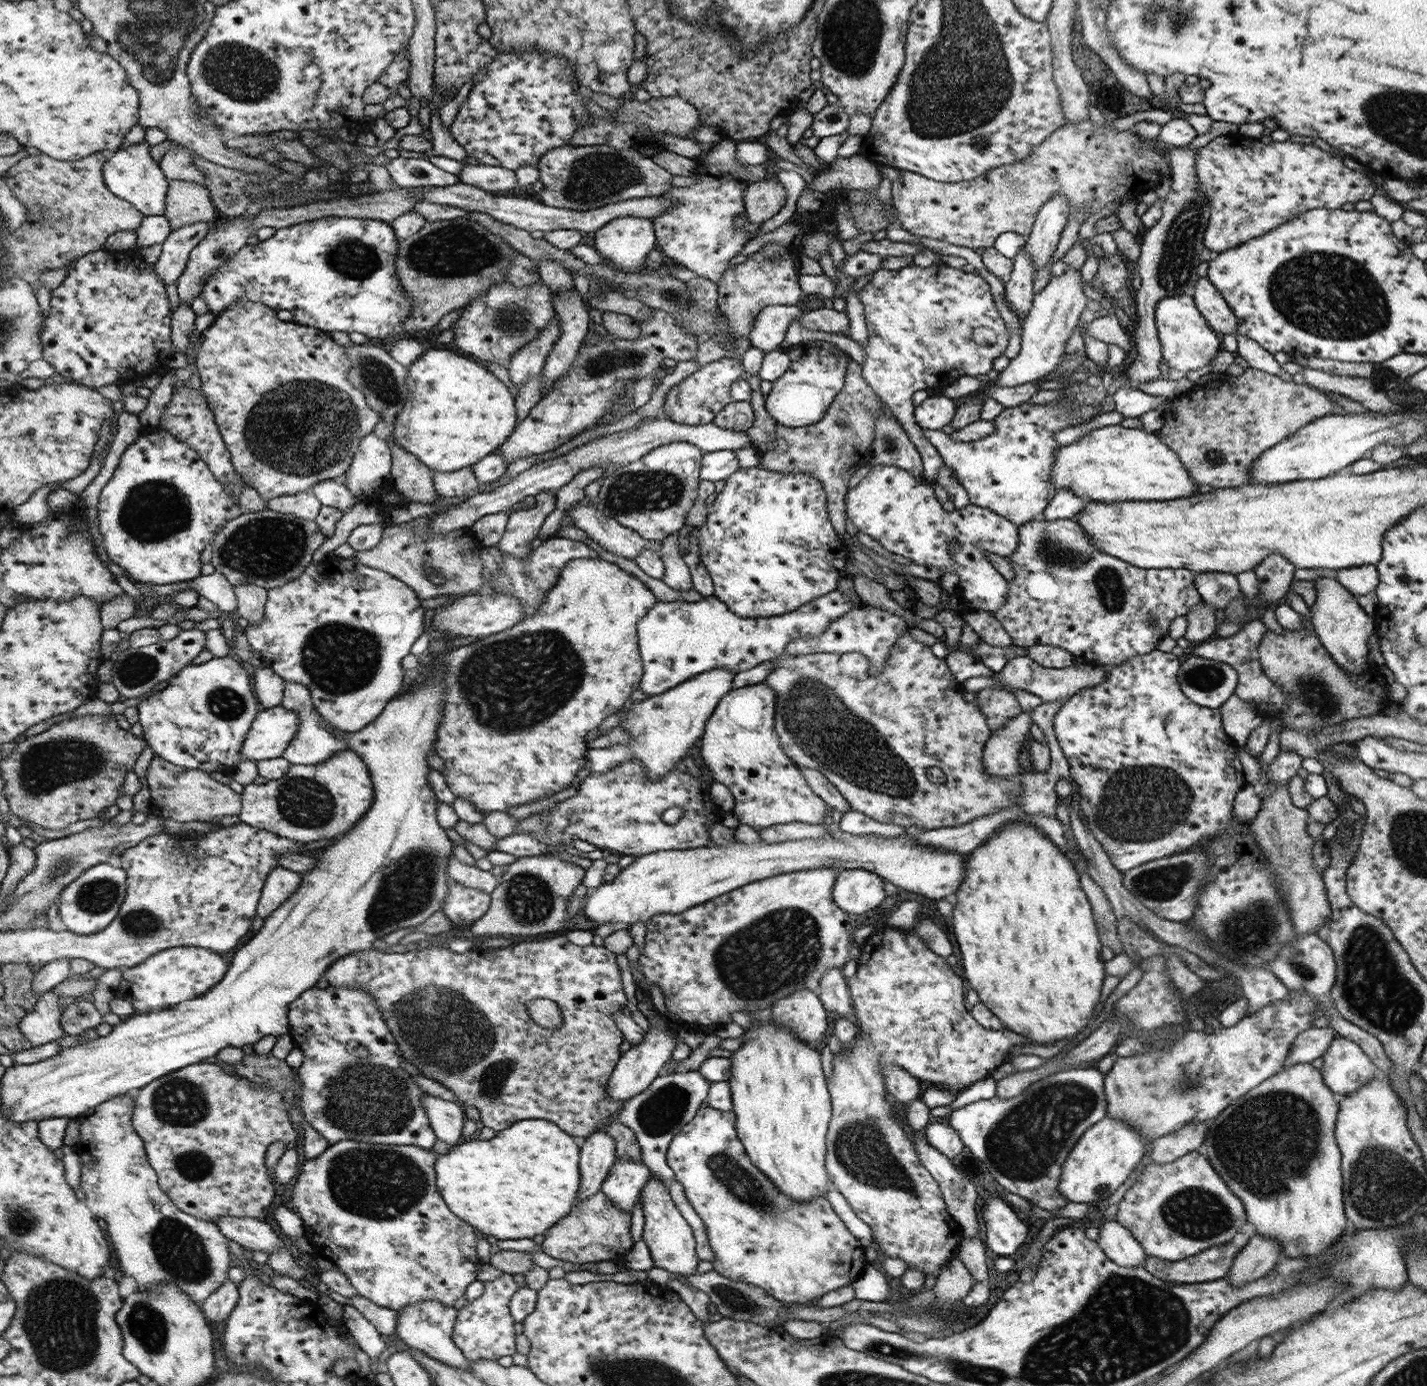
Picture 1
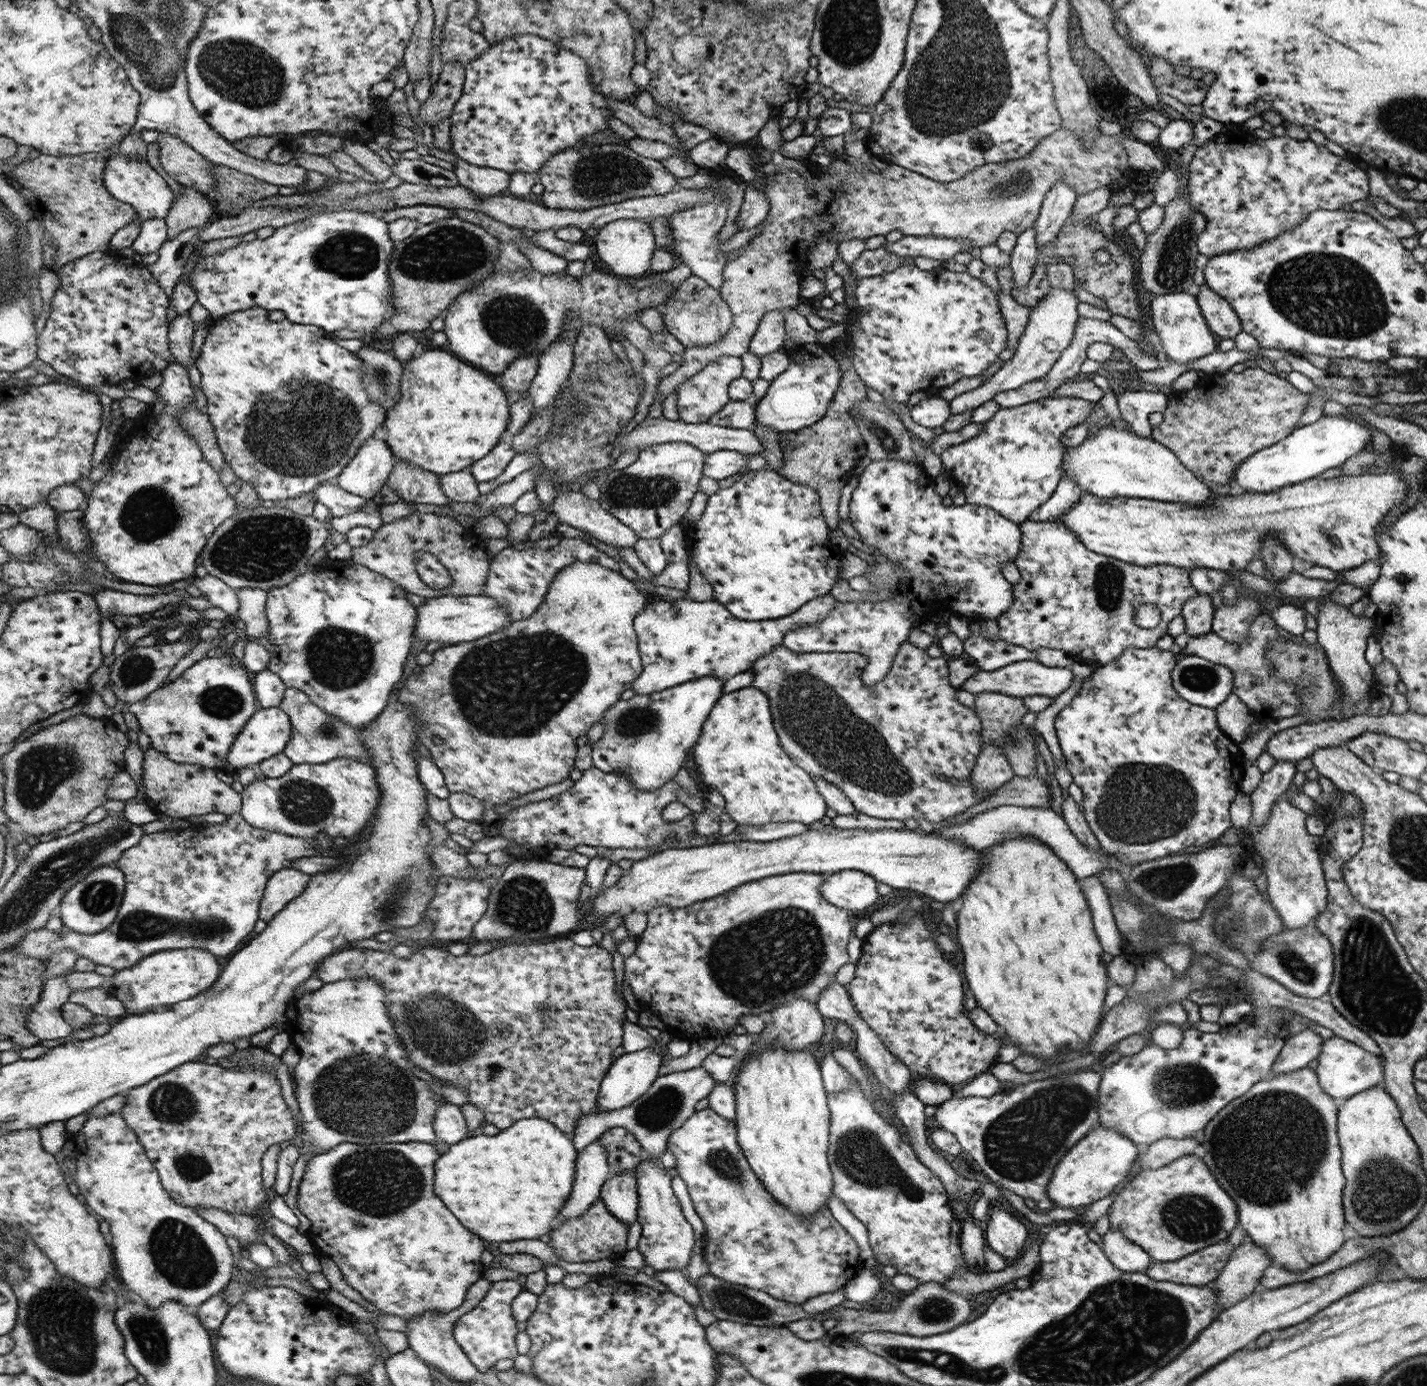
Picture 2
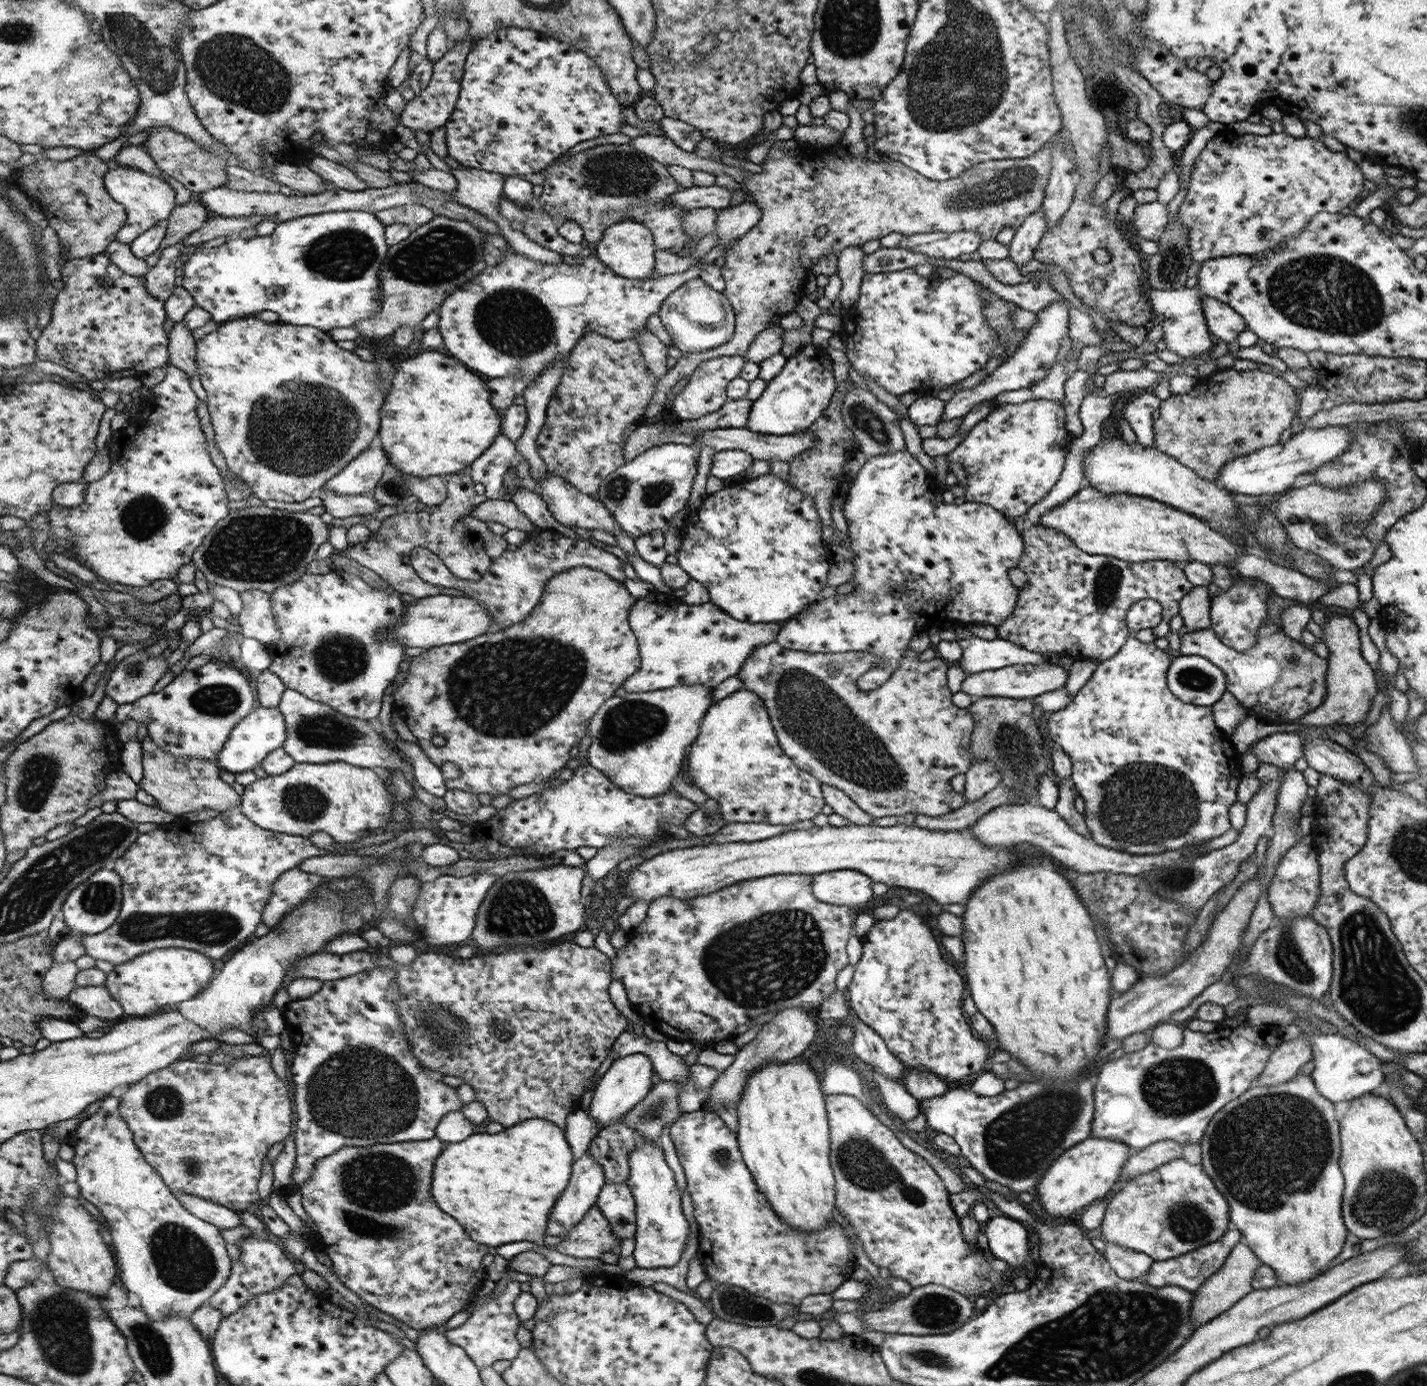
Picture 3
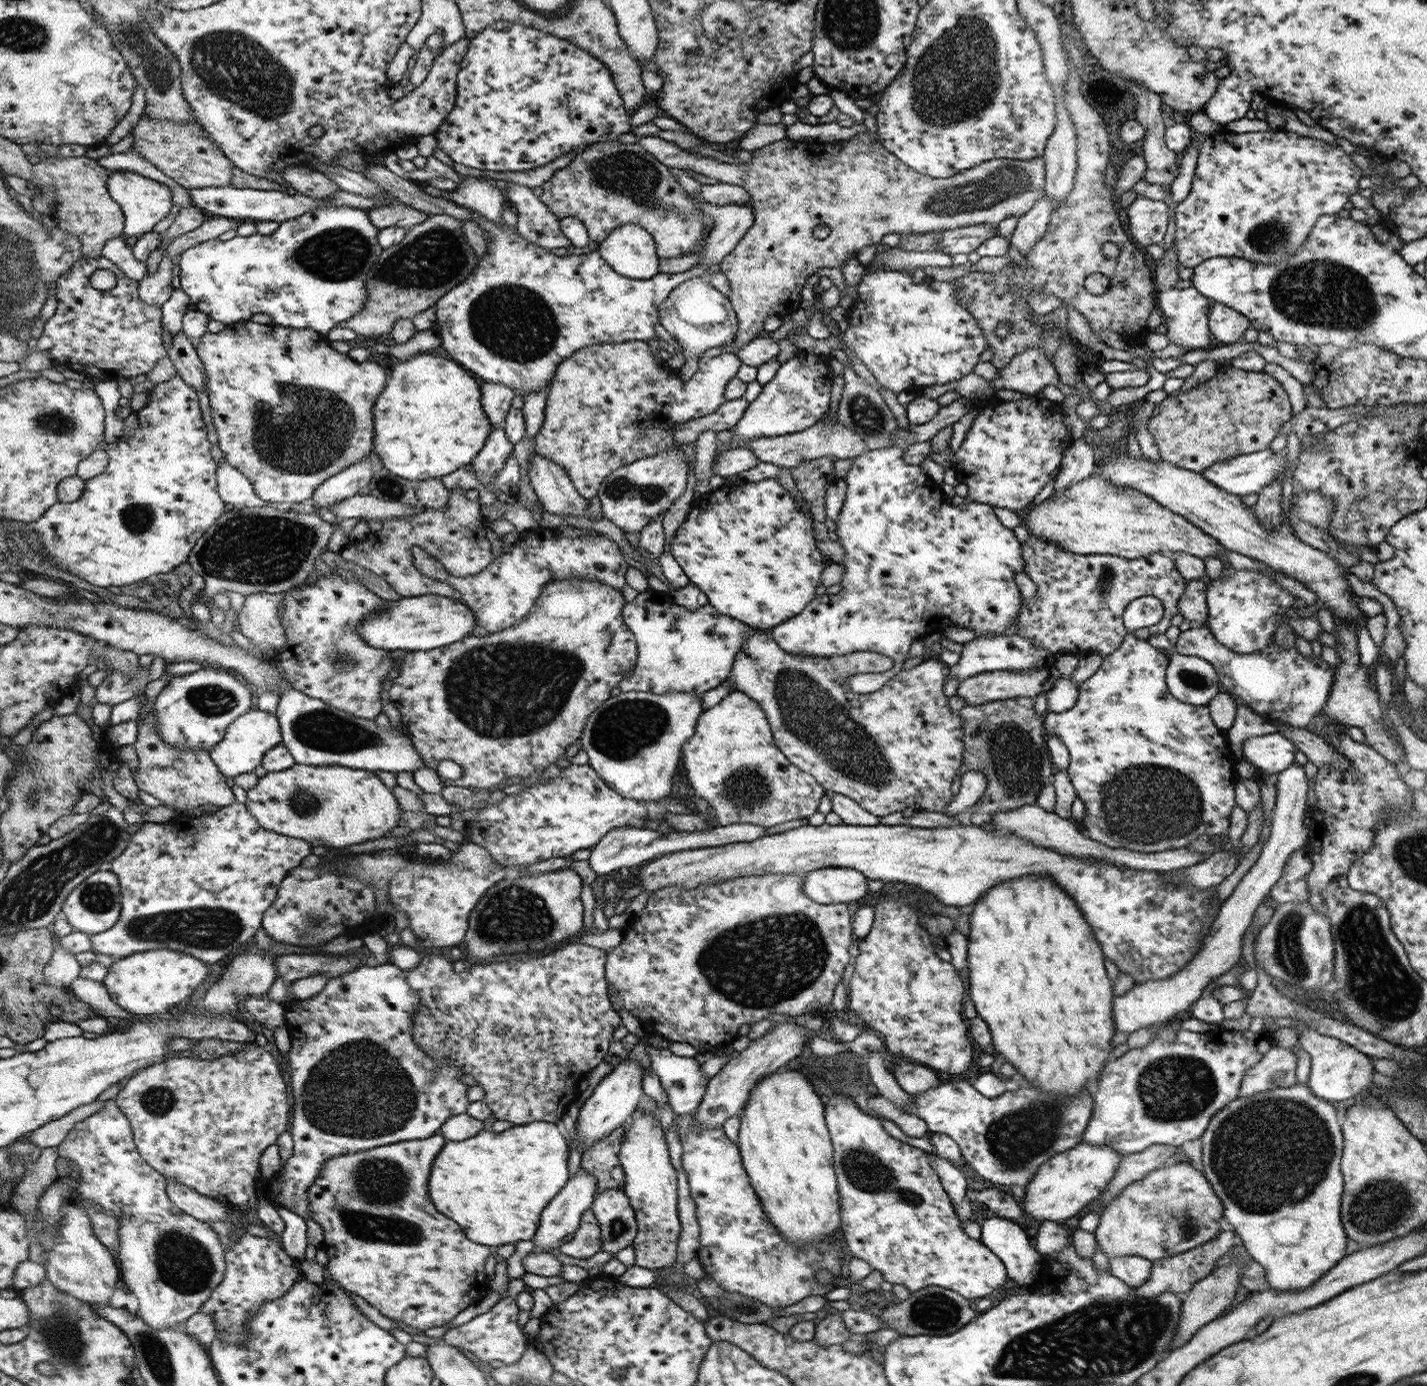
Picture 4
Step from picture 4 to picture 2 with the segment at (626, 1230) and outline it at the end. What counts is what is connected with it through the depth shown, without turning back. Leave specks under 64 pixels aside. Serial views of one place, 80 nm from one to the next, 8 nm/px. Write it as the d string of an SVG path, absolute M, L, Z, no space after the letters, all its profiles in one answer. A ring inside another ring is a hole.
M623 1170L612 1174L602 1187L601 1199L612 1214L630 1227L636 1220L636 1212L639 1212L637 1170Z

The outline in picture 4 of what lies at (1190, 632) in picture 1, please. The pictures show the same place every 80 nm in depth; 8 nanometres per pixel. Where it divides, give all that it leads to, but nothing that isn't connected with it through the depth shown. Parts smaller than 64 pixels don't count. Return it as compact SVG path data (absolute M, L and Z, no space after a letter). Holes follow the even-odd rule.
M1187 580L1178 601L1179 613L1192 625L1203 626L1208 618L1207 585L1201 580Z

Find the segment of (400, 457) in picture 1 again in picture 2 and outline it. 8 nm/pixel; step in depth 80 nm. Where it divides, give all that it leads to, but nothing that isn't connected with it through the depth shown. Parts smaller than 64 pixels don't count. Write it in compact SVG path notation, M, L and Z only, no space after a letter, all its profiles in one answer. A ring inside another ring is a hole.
M395 459L388 483L408 503L450 505L441 489L439 475L408 461Z

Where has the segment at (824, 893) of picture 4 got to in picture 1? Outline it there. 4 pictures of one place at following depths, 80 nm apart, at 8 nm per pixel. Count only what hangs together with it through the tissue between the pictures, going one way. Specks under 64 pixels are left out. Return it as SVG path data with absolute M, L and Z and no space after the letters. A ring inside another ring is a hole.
M844 869L833 886L833 898L842 910L864 914L878 908L886 900L884 879L864 869Z

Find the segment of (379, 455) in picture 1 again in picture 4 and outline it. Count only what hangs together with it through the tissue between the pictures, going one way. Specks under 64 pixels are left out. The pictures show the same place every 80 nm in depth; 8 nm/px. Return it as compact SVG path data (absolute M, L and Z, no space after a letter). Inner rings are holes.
M373 453L357 462L356 465L349 466L348 469L322 482L313 493L315 514L331 515L333 504L357 496L360 488L369 486L375 473L373 465L378 464L382 462L379 456Z

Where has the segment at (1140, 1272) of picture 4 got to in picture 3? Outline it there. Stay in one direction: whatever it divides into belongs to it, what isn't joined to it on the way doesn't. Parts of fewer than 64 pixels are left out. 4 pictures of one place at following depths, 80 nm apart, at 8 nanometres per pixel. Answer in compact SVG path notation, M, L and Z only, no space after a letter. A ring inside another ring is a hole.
M1105 1244L1105 1258L1110 1268L1122 1278L1142 1279L1152 1266L1153 1259L1140 1252L1132 1252L1128 1248L1114 1244Z

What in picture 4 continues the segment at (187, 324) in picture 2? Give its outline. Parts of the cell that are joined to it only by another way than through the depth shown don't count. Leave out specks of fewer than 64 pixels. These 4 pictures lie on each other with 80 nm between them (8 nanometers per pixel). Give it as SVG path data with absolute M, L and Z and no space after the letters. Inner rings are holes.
M177 332L169 338L171 345L169 348L169 357L176 367L177 375L199 391L205 390L205 370L195 350L195 345L184 332Z

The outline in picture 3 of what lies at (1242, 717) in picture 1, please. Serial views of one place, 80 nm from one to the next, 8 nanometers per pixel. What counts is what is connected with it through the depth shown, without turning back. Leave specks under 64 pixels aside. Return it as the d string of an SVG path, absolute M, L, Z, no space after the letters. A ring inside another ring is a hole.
M1228 691L1211 708L1215 725L1229 736L1247 716L1251 715L1248 709Z

